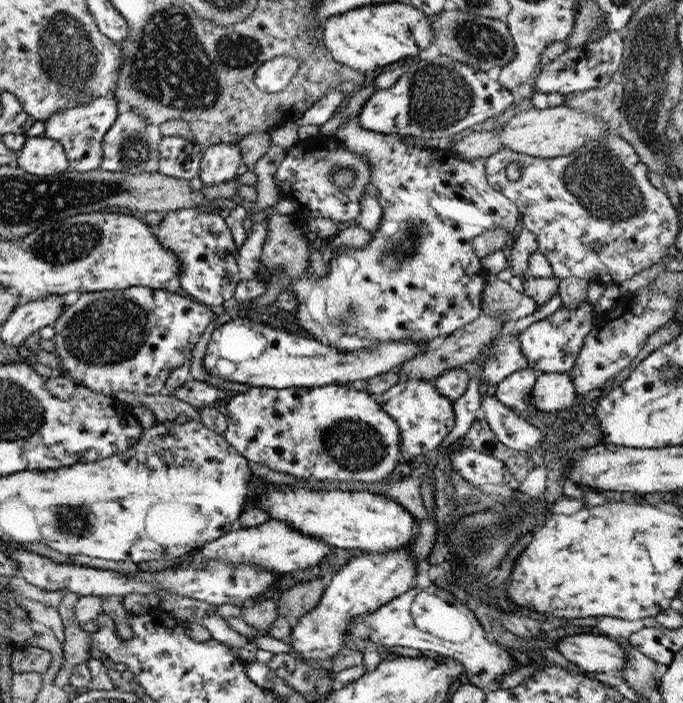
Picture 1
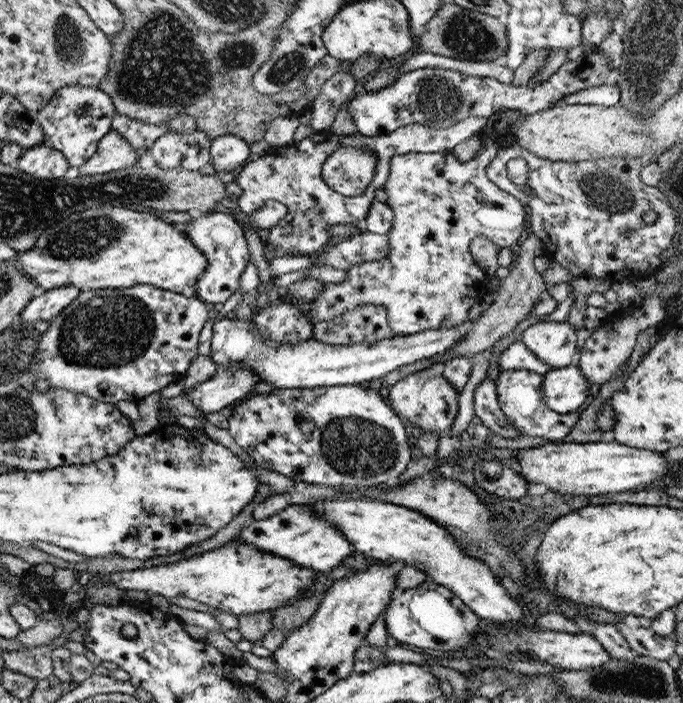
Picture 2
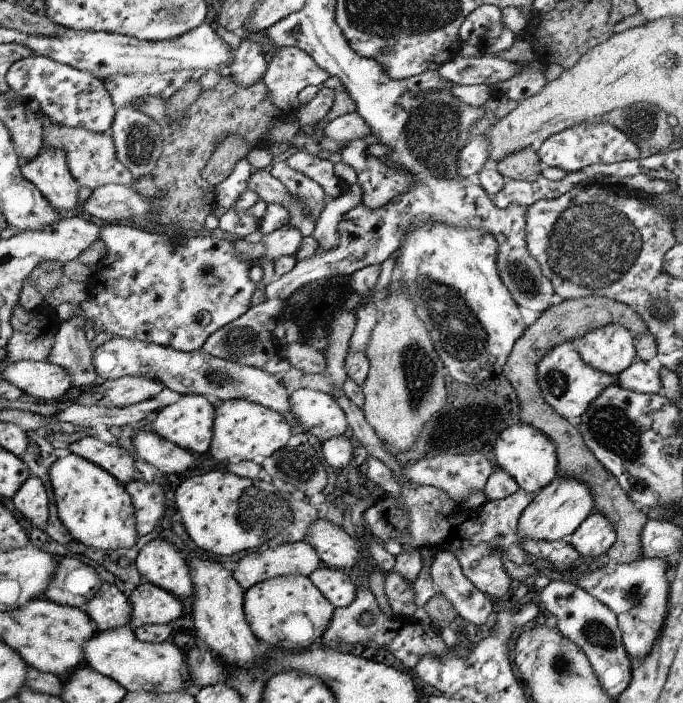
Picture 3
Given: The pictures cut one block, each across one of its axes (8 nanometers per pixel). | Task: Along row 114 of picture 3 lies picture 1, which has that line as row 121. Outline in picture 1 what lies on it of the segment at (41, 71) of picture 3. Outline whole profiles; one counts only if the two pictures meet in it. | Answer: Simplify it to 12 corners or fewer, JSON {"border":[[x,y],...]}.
{"border":[[113,96],[64,108],[42,136],[64,150],[67,171],[97,169],[115,122]]}

